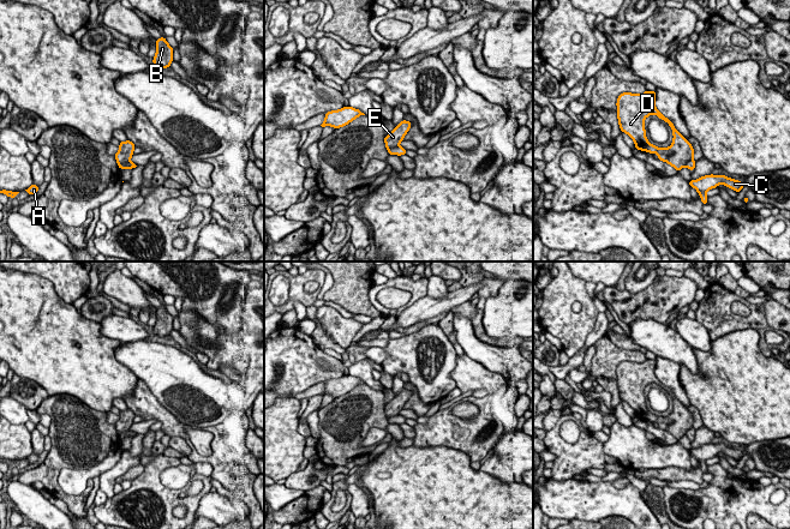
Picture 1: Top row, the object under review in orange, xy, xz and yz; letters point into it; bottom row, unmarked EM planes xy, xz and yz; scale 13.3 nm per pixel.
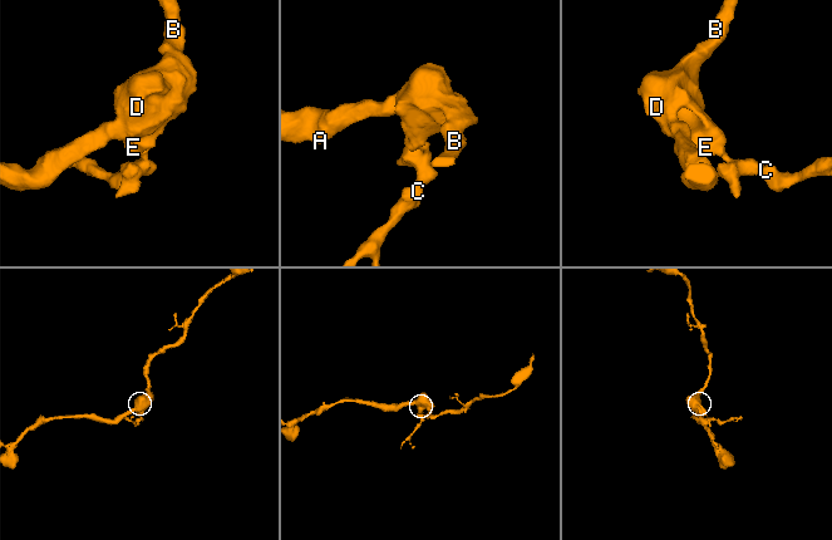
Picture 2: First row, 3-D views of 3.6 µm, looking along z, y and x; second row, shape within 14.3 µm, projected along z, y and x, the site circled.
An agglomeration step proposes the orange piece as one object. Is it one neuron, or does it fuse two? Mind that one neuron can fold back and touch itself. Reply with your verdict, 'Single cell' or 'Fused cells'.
Fused cells

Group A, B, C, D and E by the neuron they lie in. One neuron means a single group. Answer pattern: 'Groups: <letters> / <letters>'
Groups: A B D E / C

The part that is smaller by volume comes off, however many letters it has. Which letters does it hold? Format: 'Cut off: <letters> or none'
Cut off: C

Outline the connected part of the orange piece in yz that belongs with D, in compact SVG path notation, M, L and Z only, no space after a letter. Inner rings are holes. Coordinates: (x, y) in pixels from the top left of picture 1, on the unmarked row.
M656 360L644 362L623 361L617 367L617 386L621 401L627 402L635 411L635 416L650 422L657 422L660 429L681 439L688 429L694 426L692 413L675 397L674 392L656 377ZM656 383L659 387L669 392L672 398L672 413L666 416L657 416L646 407L645 387Z

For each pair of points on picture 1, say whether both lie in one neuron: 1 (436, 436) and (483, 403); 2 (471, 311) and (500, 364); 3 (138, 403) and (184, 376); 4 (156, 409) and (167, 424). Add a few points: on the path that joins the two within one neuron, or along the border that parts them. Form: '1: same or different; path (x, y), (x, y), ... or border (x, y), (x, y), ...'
1: same; path (452, 433), (467, 433), (482, 419)
2: different; border (454, 313), (467, 317), (471, 320)
3: different; border (138, 378), (173, 414)
4: same; path (160, 413), (167, 420)

